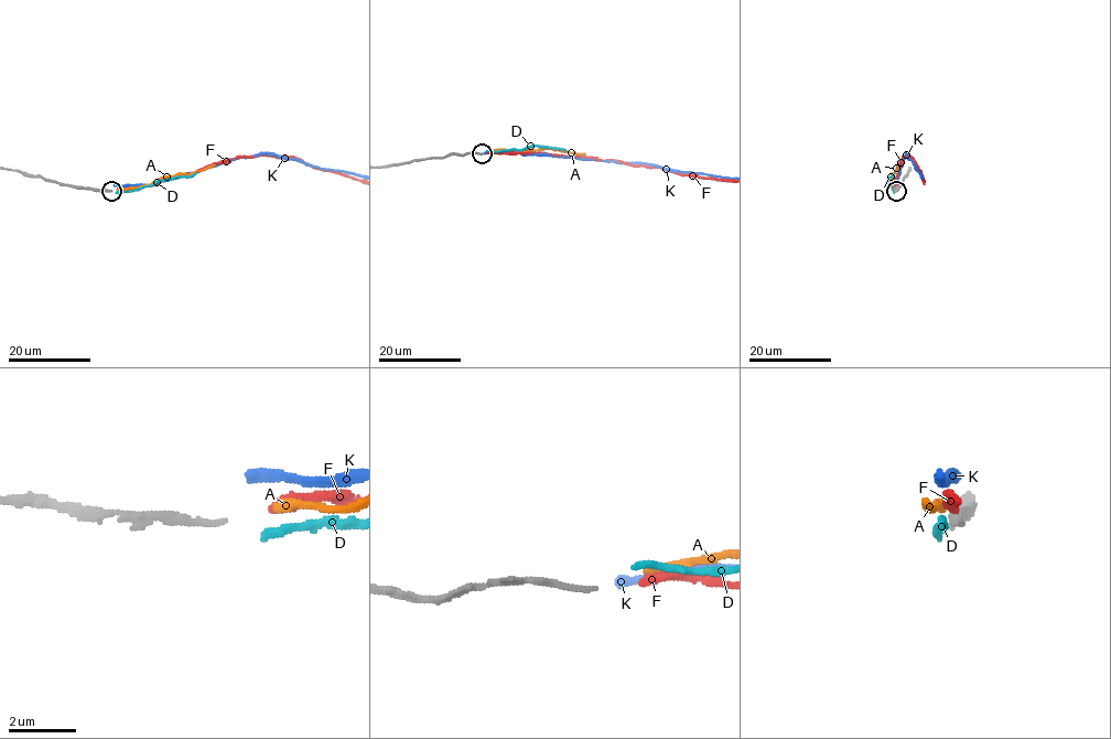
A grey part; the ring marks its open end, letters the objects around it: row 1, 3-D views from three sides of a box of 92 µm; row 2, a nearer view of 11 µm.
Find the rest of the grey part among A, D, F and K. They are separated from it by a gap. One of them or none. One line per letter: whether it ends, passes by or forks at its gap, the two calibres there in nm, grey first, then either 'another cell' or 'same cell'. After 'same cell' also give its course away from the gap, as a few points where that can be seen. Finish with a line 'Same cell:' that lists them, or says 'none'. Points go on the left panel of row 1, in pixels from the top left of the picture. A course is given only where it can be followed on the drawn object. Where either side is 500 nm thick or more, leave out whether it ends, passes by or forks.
A: it ends | 160/200 nm | another cell
D: it ends | 160/240 nm | another cell
F: it ends | 160/320 nm | same cell
K: it ends | 160/320 nm | another cell
Same cell: F

